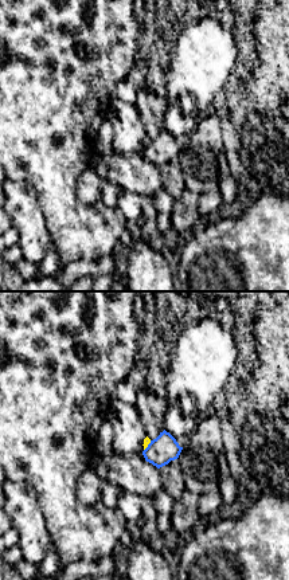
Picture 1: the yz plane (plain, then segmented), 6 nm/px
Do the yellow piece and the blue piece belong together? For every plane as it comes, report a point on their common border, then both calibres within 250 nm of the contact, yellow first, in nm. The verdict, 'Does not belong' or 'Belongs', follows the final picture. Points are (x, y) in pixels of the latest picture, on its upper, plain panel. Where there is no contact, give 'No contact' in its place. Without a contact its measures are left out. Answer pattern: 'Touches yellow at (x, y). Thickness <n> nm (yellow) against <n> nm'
Touches yellow at (147, 145). Thickness 50 nm (yellow) against 170 nm

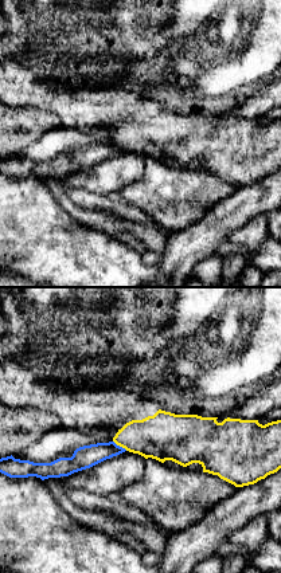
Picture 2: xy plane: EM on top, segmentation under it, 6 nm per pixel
Touches yellow at (120, 145). Thickness 280 nm (yellow) against 140 nm

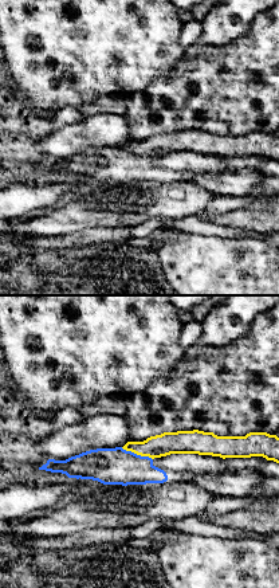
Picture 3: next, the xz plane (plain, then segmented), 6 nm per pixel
Touches yellow at (137, 153). Thickness 140 nm (yellow) against 220 nm

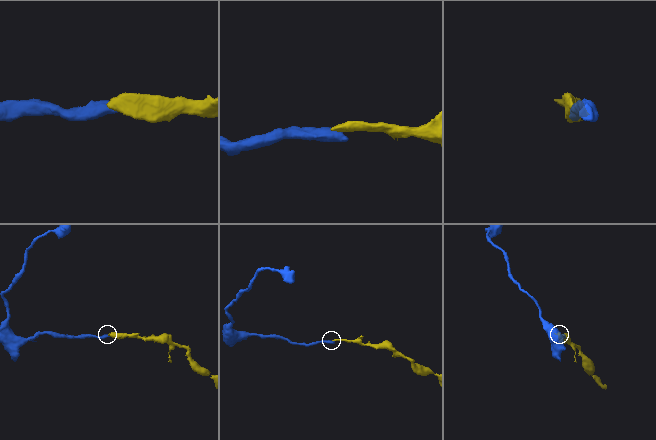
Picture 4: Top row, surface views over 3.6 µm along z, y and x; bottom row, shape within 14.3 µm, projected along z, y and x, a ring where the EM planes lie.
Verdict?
Does not belong

